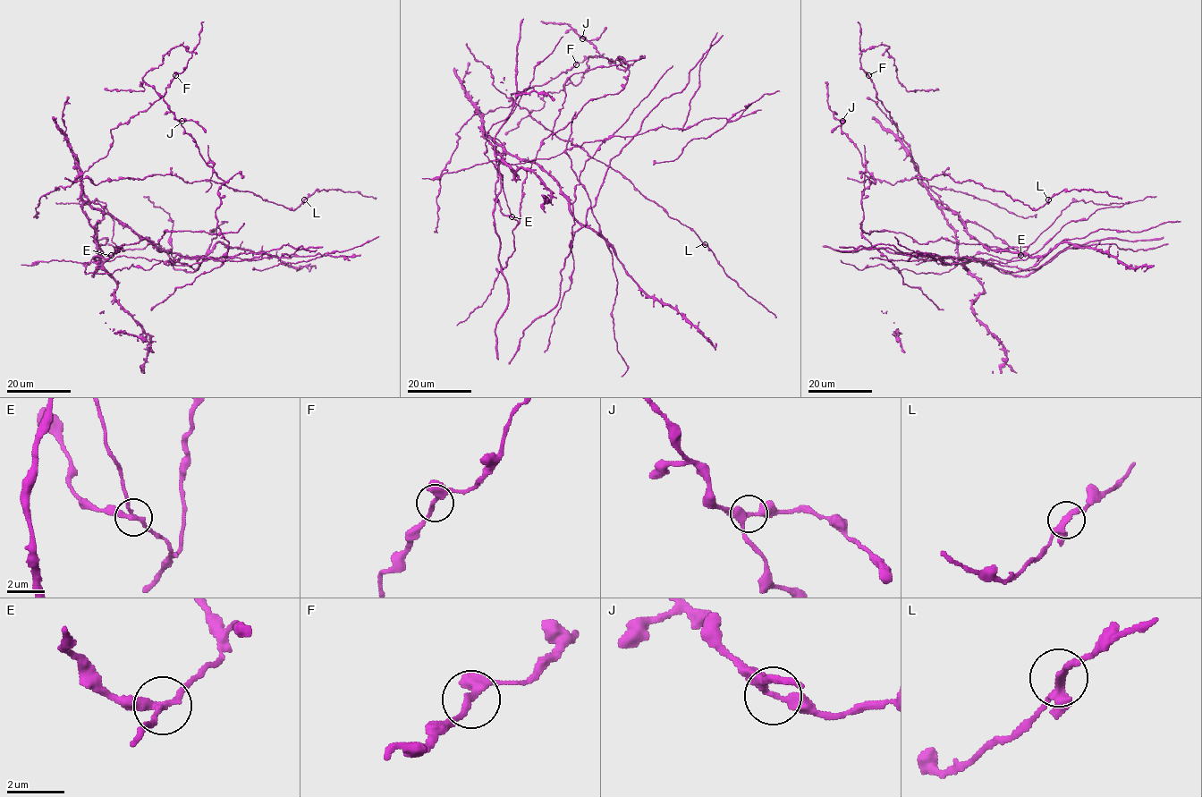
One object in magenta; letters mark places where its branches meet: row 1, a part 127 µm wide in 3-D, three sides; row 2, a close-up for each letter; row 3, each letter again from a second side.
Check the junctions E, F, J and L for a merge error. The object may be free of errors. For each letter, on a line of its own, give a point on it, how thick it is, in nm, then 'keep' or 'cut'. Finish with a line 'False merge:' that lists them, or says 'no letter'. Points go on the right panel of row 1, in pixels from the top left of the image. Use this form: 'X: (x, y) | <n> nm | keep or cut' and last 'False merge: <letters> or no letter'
E: (1020, 255) | 240 nm | cut
F: (868, 75) | 260 nm | keep
J: (842, 121) | 320 nm | keep
L: (1048, 199) | 260 nm | keep
False merge: E

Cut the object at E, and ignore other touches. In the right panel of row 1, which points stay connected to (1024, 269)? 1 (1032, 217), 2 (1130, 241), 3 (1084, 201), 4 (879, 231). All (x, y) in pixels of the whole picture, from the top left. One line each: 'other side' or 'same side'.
1: other side
2: same side
3: same side
4: same side

